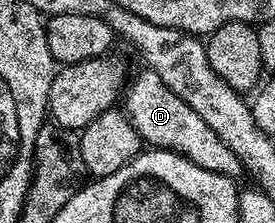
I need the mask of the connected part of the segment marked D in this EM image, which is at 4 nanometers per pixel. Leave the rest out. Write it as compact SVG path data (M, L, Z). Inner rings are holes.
M146 70L140 72L140 76L132 84L130 81L125 92L125 100L127 96L125 115L137 130L140 141L155 150L176 152L178 156L184 156L198 168L204 168L218 176L242 177L243 164L237 158L237 154L229 150L226 142L195 113L193 108L181 98L177 98L177 94L173 94L151 72Z

